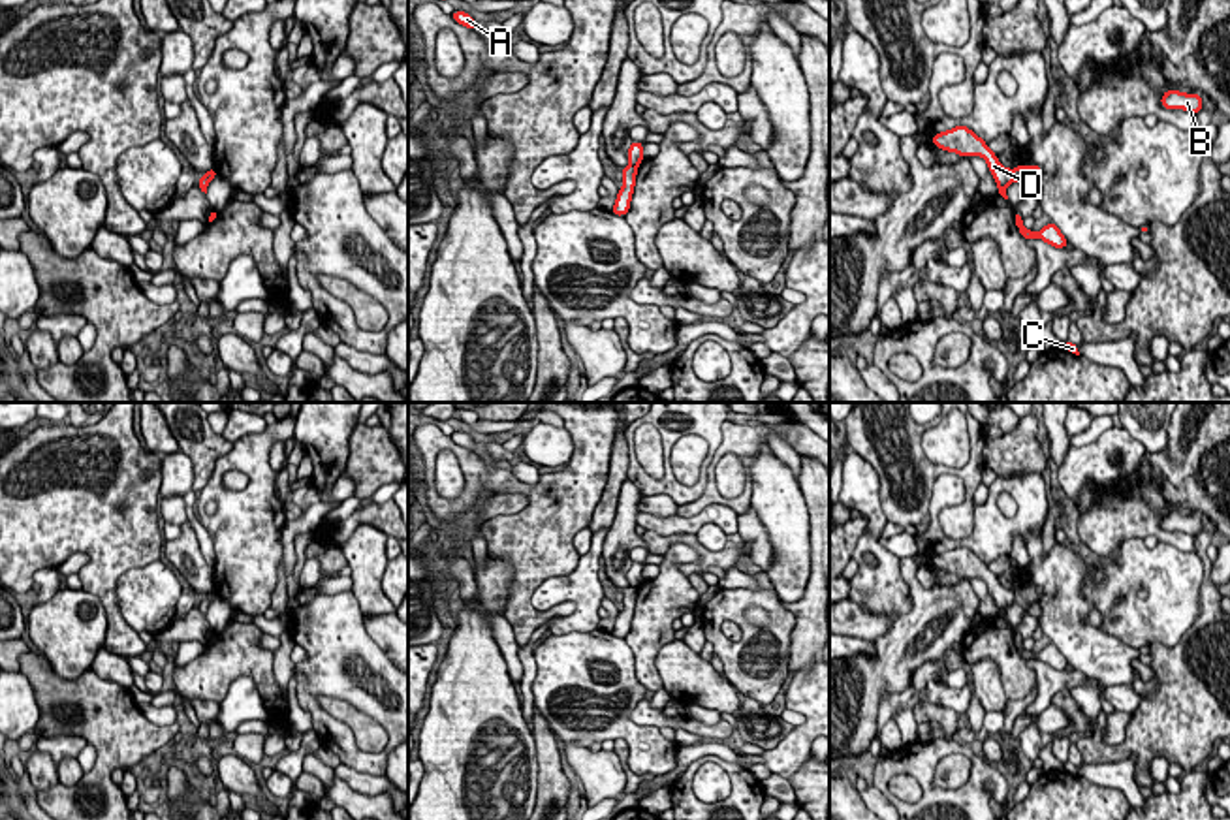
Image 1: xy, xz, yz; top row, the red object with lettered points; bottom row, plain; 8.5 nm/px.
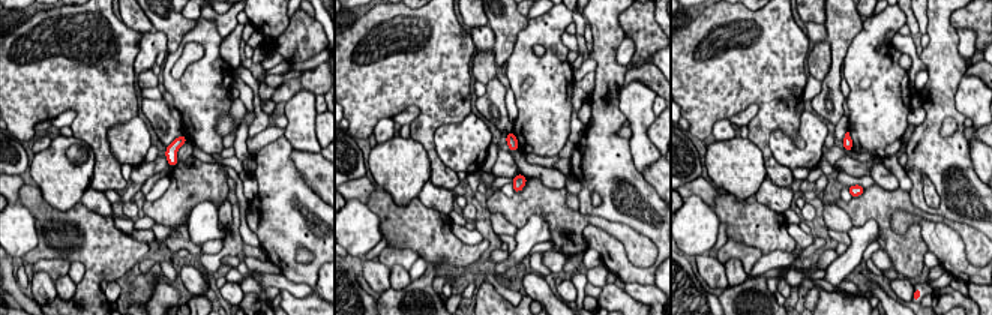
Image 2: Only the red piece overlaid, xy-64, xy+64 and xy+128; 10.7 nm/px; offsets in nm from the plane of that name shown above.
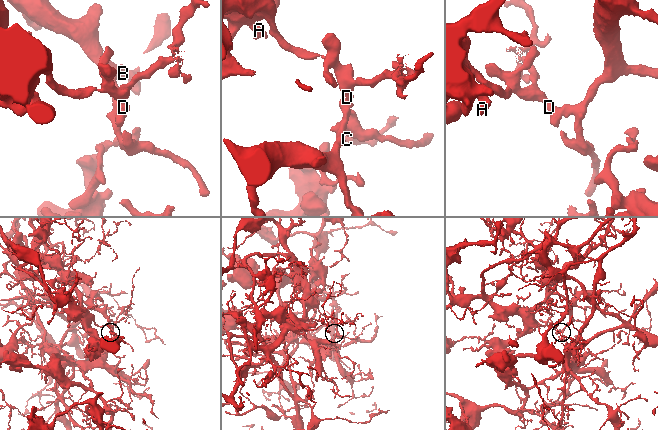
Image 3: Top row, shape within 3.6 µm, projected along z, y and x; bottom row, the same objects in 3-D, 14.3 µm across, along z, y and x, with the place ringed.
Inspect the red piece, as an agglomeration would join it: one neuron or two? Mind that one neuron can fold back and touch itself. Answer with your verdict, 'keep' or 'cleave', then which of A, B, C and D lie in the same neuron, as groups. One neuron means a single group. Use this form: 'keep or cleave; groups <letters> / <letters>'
cleave; groups A C D / B

